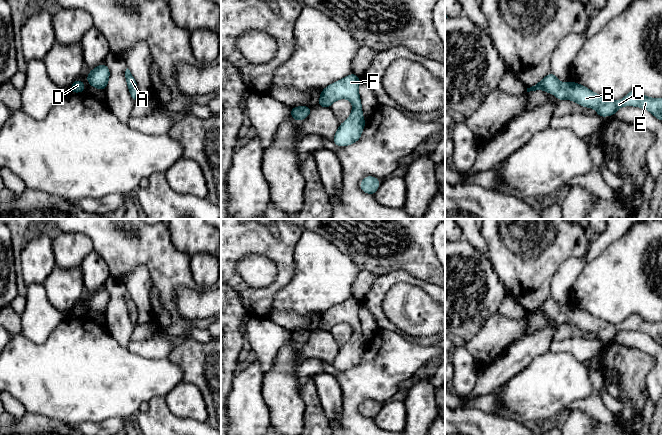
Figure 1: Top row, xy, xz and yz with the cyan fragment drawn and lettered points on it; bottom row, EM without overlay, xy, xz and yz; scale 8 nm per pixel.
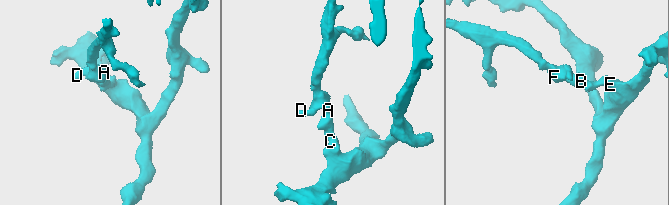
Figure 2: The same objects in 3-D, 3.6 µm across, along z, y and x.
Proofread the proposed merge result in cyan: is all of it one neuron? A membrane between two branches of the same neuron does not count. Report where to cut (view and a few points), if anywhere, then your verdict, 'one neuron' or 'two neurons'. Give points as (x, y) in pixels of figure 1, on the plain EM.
cut none; one neuron

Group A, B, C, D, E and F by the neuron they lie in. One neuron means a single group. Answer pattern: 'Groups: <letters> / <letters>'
Groups: A B C D E F

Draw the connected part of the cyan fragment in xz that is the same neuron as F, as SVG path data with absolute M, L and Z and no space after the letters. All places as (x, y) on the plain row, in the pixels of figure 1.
M354 297L336 305L321 315L318 329L330 332L336 324L345 322L351 325L353 332L349 342L339 349L333 362L336 370L343 371L357 366L365 351L362 328L359 320L360 302Z

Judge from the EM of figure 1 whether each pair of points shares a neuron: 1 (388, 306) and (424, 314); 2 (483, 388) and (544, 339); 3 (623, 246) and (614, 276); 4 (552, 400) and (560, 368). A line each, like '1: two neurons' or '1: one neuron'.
1: one neuron
2: one neuron
3: one neuron
4: one neuron

